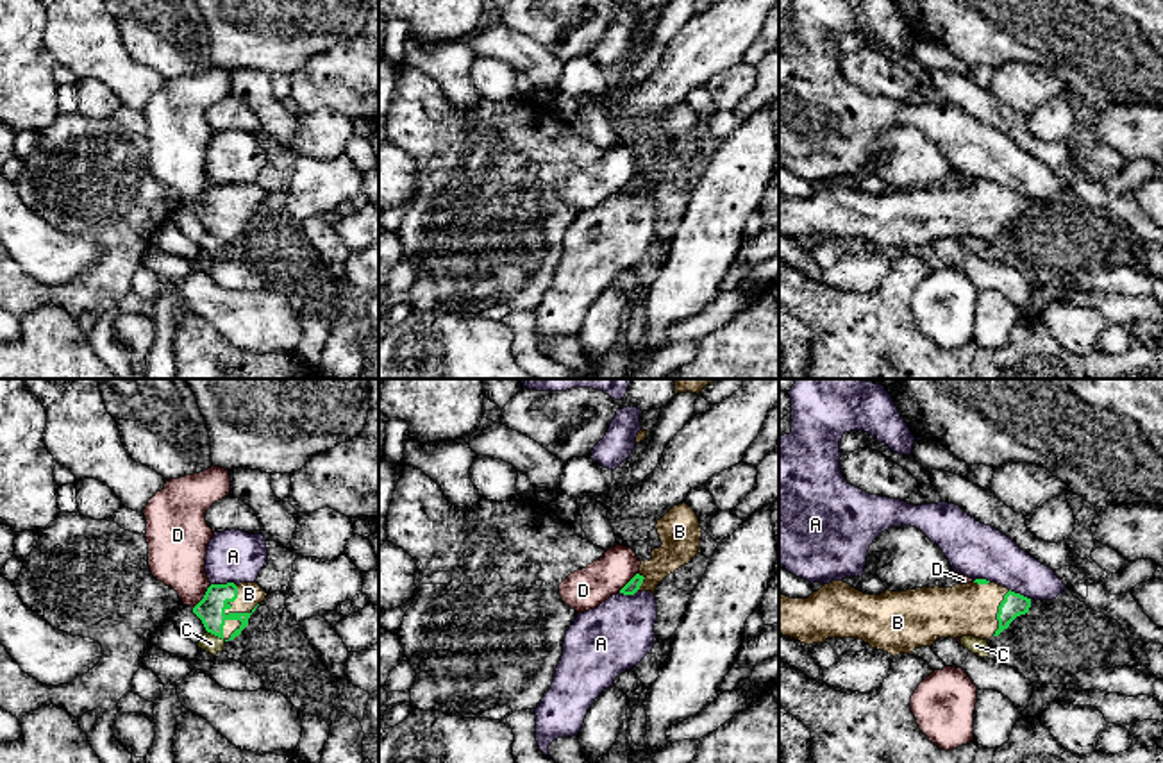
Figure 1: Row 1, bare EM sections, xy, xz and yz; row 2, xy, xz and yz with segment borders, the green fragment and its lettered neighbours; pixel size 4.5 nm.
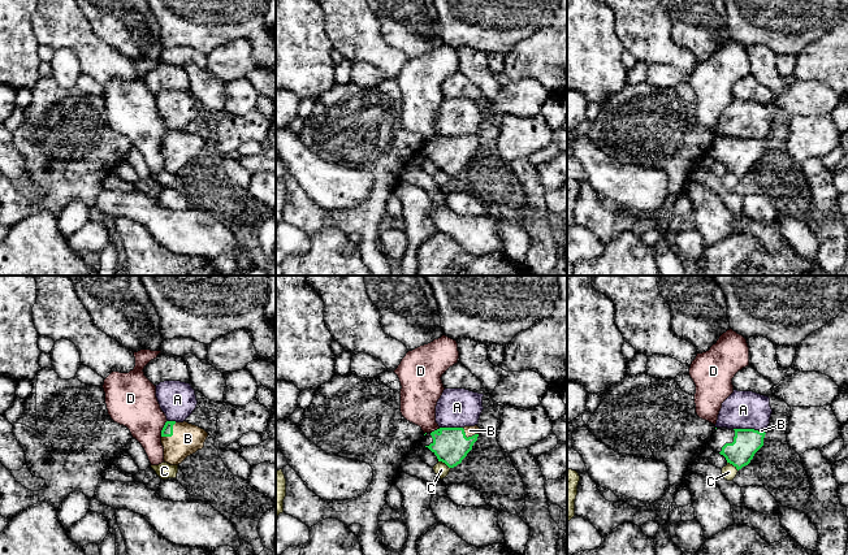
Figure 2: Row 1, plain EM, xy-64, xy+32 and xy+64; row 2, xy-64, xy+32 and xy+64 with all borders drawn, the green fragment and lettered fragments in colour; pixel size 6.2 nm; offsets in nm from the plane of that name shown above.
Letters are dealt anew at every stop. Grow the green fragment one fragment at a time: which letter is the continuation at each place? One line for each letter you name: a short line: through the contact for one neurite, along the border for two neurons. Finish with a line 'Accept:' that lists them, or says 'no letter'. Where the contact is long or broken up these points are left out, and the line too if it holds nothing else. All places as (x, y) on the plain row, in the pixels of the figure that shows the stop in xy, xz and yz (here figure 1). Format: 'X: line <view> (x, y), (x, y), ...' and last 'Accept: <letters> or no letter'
B: line xy (211, 209), (240, 213), (240, 202), (249, 193)
Accept: B

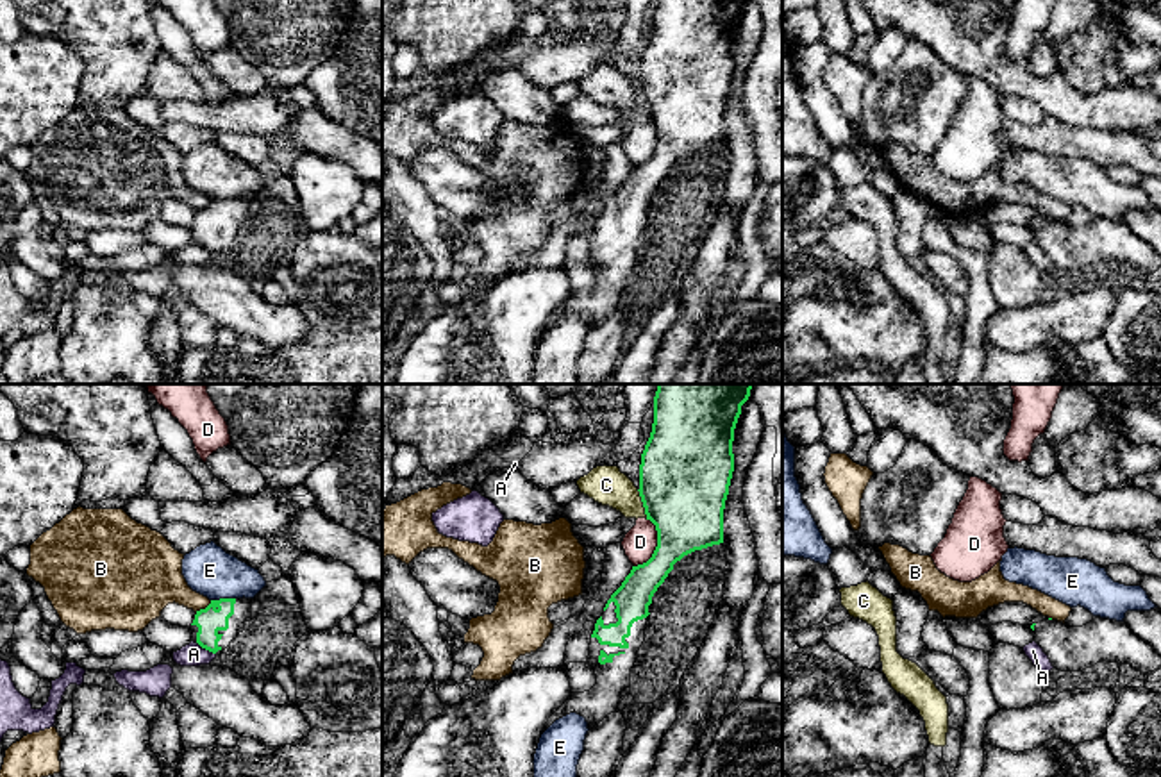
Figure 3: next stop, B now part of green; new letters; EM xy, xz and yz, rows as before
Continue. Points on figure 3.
Accept: no letter

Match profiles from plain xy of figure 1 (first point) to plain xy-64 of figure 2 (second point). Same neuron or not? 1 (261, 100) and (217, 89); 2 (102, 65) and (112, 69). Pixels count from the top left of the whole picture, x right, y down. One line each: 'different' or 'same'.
1: same
2: same

